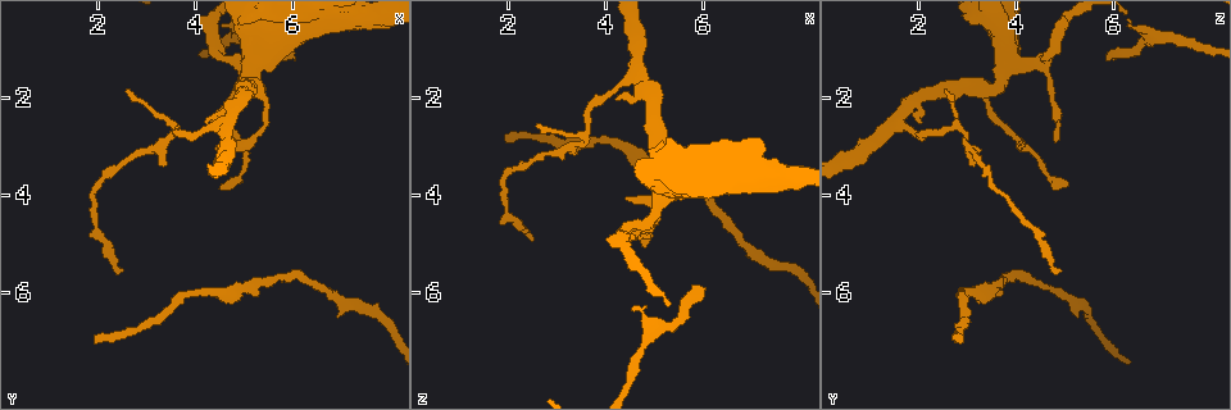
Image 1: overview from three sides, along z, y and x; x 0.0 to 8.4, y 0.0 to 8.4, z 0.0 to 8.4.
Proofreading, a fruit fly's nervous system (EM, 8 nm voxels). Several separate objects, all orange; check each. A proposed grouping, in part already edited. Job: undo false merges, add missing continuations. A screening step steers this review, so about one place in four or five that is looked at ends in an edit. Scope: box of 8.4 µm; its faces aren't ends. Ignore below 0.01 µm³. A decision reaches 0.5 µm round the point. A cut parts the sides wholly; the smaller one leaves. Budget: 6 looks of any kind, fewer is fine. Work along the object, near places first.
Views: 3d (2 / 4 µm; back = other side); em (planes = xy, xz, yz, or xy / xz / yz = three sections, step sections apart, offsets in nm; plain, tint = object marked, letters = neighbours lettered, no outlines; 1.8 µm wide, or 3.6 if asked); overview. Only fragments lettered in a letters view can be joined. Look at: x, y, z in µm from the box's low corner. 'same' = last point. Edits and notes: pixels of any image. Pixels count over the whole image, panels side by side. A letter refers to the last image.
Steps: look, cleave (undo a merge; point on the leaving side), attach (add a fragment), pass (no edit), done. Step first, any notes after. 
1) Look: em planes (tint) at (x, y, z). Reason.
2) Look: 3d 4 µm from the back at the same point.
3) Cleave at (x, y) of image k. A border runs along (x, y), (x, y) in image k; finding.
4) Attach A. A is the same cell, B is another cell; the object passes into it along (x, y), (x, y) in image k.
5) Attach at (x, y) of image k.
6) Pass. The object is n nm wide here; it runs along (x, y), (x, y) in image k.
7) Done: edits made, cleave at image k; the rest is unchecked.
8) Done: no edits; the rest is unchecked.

Look: 3d 2 µm at (6.00, 1.25, 5.95). Free end.

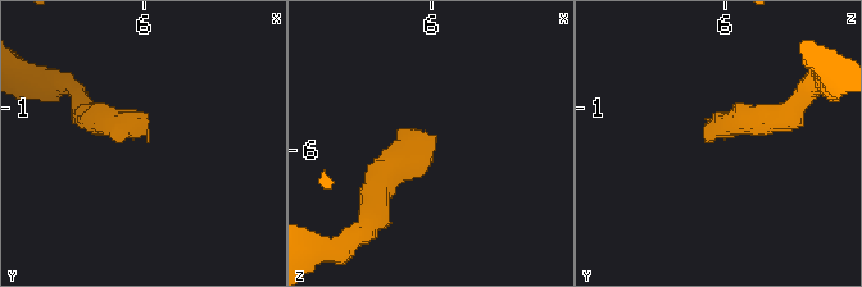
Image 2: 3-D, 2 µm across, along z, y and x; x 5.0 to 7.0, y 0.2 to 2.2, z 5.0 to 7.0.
Look: em planes (letters) at (6.04, 1.22, 5.92). Now the EM.

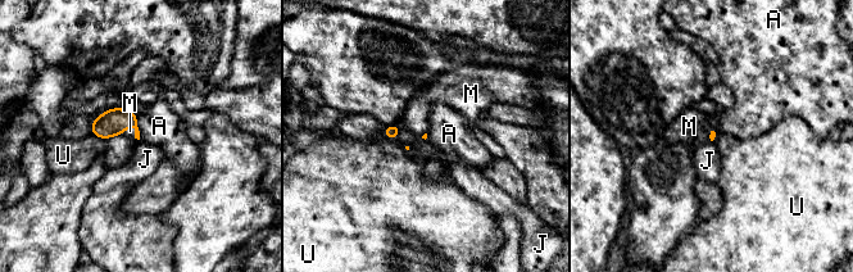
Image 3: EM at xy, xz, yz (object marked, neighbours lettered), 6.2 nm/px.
Attach M. M is the same cell, A, J and U are other cells; the object passes into it along (113, 122), (127, 126), (130, 131) in image 3; it goes on there.

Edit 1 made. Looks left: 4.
Look: overview. Redraw.

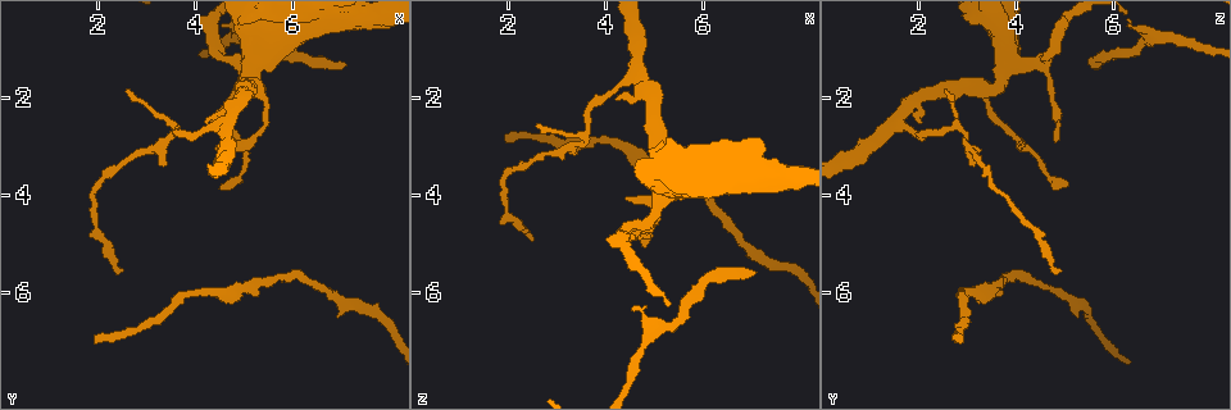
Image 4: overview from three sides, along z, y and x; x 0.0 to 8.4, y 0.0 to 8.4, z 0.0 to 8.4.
Look: em xy step 4 (tint) at (4.85, 3.70, 4.75). A narrow waist.

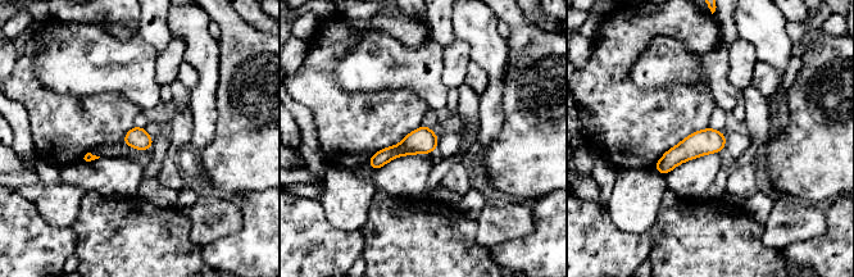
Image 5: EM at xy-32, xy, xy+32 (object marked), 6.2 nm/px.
Look: em planes (letters) at the same point.

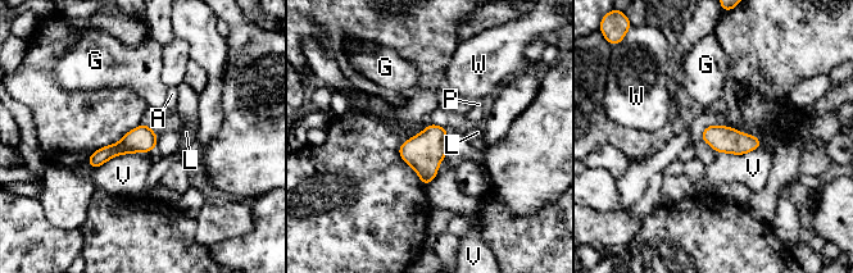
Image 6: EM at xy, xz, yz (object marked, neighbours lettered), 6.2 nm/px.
Pass. A, G, L, P, V and W are other cells; one neuron here.

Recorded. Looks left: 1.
Done: edits made, attach at image 3; the rest is unchecked.

